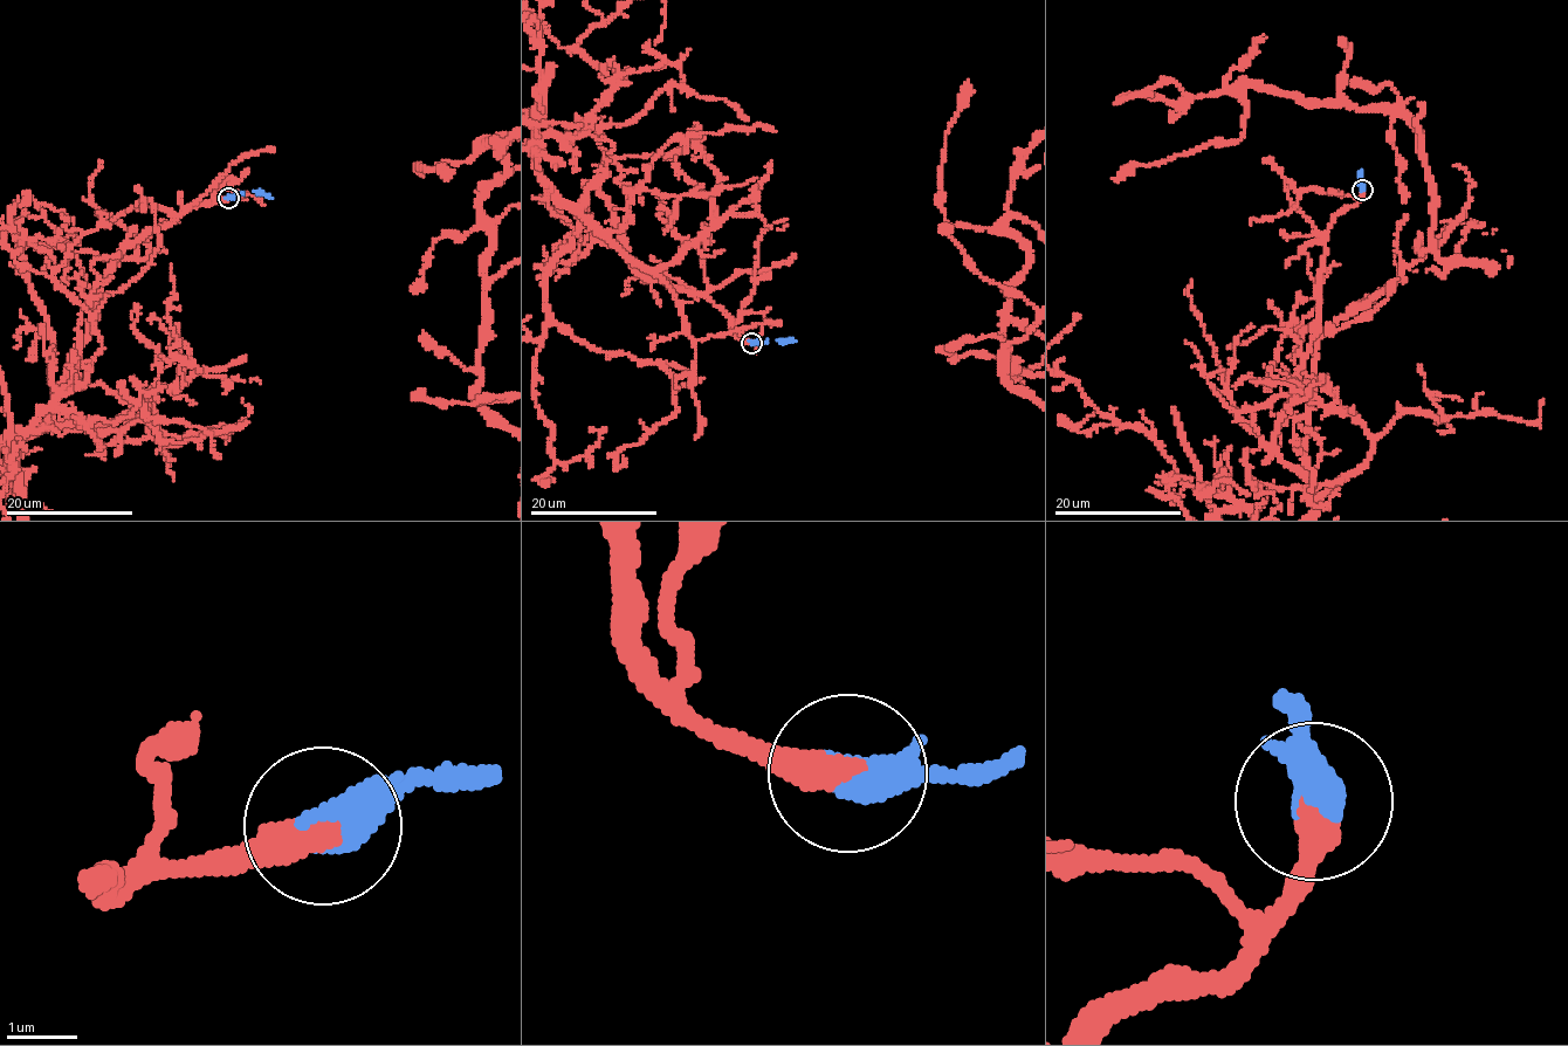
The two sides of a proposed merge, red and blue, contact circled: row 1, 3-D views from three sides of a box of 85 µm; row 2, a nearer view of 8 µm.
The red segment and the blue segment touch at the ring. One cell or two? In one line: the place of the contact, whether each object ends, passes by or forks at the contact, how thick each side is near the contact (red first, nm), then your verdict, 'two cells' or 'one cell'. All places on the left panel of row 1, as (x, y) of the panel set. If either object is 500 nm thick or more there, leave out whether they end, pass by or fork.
(228, 198) | red ends | blue passes by | 440/400 nm | one cell

